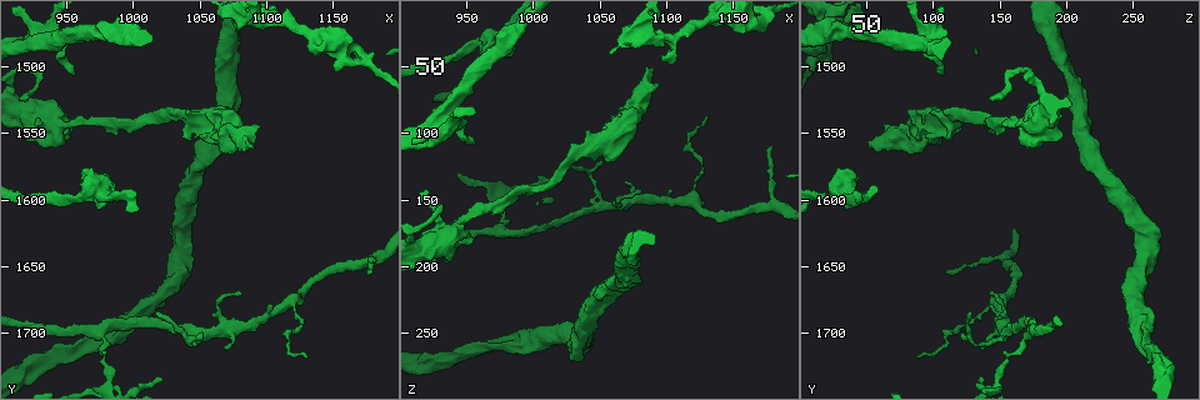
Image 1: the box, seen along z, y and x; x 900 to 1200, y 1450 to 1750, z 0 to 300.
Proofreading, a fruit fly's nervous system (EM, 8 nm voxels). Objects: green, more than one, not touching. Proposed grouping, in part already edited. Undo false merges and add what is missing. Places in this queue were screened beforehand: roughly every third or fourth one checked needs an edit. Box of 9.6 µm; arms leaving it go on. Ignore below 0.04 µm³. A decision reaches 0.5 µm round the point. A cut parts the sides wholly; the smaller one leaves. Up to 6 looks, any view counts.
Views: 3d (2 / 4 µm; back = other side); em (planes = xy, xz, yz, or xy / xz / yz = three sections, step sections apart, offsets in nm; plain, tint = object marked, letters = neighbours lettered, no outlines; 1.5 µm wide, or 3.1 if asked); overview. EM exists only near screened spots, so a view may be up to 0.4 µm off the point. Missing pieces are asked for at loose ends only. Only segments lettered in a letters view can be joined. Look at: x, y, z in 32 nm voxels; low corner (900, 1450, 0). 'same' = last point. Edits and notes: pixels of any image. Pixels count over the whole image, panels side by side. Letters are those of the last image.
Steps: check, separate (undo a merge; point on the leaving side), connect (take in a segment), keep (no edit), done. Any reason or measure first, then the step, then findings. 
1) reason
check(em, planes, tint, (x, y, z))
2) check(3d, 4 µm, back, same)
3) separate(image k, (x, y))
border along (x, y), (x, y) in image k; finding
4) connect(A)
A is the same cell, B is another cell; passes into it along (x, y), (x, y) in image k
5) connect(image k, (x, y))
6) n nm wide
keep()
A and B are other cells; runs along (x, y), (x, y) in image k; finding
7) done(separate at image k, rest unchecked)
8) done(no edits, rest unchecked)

free end
check(3d, 2 µm, (1162, 1498, 24))

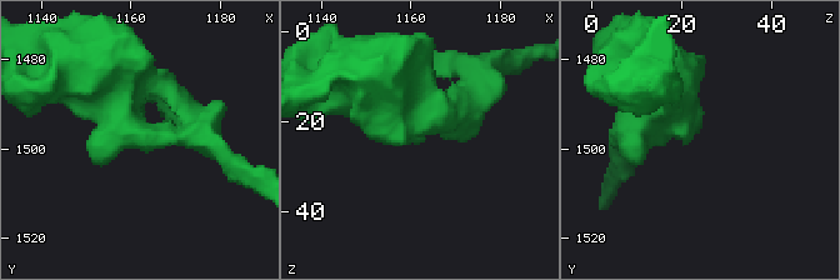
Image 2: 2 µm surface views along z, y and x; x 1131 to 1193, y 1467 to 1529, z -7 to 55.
shape alone is not enough
check(em, yz, step 8, letters, (1160, 1496, 24))

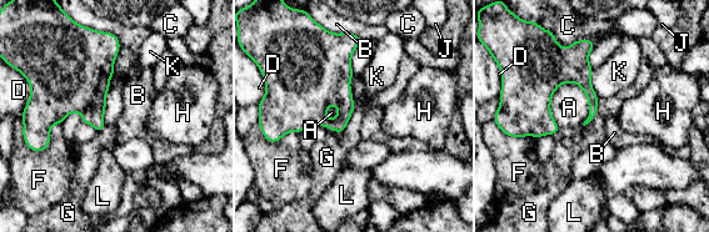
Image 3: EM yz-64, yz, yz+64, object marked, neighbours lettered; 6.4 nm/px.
keep()
A, B, C, D, F, G, H, J, K and L are other cells; runs along (590, 44), (519, 125) in image 3; none of them fits

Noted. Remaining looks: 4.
stops while still wide
check(em, planes, letters, (1058, 1558, 96))

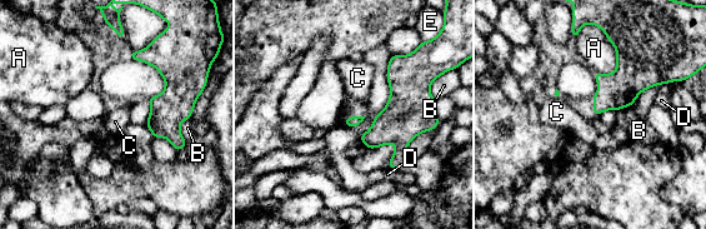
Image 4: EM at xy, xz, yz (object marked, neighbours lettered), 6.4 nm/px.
keep()
A, B, C, D and E are other cells; border along (196, 99), (180, 125), (186, 142) in image 4; no lettered segment goes on from it

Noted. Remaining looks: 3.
an open end
check(3d, 2 µm, (950, 1534, 178))

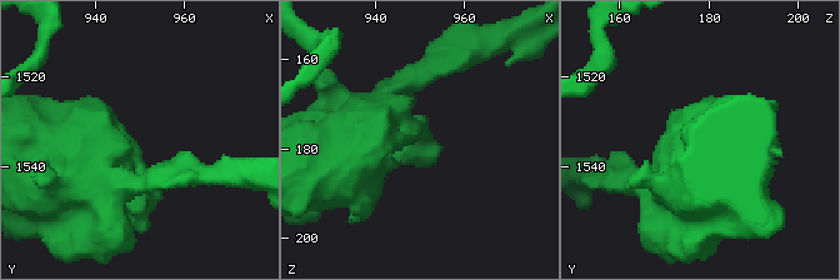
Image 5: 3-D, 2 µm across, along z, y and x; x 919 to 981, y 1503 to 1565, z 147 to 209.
shape alone is not enough
check(em, planes, letters, (948, 1535, 179))

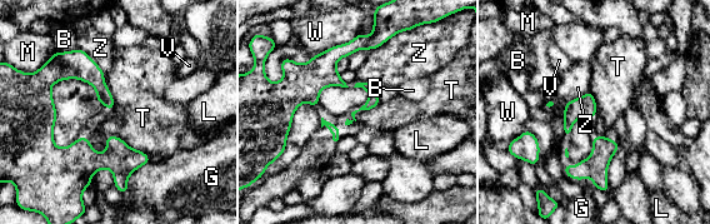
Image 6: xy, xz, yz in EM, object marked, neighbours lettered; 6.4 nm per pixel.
Z touches over 320 nm
keep()
B, G, L, M, T, V, W and Z are other cells; no lettered segment goes on from it

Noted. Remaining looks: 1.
done(no edits, rest unchecked)

